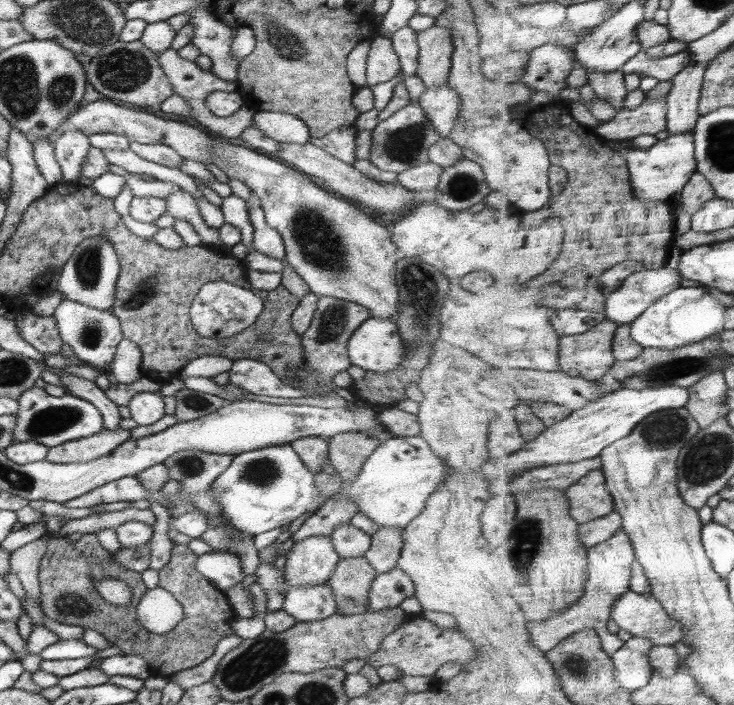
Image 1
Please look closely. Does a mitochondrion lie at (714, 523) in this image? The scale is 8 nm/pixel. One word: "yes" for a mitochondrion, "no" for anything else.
no

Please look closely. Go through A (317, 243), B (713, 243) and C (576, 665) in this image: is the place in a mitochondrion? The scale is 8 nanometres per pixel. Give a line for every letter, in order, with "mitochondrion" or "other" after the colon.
A: mitochondrion
B: other
C: mitochondrion

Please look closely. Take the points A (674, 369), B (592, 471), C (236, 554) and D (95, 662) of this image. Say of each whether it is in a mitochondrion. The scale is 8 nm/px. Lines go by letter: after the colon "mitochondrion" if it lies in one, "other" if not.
A: mitochondrion
B: other
C: other
D: other

